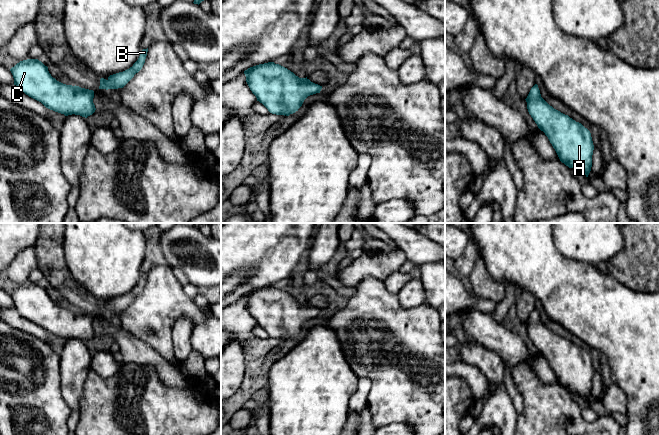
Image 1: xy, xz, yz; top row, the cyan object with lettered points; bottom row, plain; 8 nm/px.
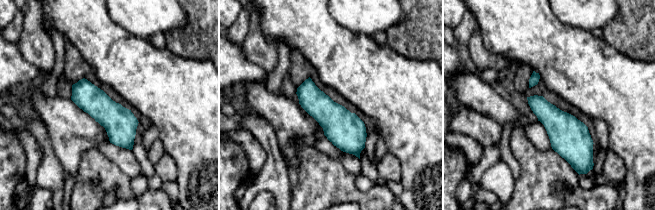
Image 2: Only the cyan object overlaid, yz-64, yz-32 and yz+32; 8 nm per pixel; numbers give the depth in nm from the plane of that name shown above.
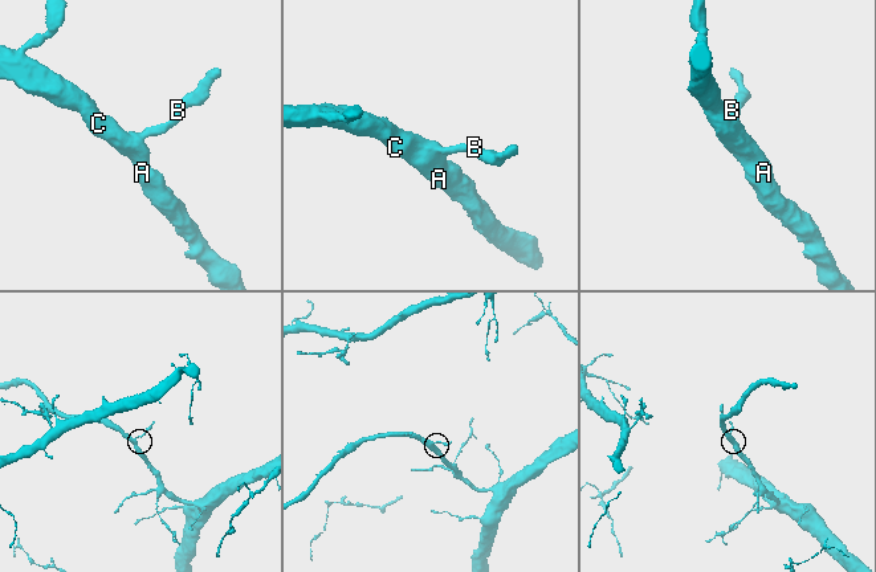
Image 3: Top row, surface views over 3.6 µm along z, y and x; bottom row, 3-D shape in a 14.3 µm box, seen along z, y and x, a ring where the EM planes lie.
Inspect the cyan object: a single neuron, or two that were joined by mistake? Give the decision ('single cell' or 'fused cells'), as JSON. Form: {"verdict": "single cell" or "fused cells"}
{"verdict": "fused cells"}

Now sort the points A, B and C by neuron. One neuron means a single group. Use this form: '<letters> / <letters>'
A C / B

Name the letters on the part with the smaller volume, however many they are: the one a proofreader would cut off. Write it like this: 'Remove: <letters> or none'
Remove: B

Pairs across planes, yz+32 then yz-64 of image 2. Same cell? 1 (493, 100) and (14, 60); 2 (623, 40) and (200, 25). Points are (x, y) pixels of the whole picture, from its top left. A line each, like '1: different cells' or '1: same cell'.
1: different cells
2: same cell

